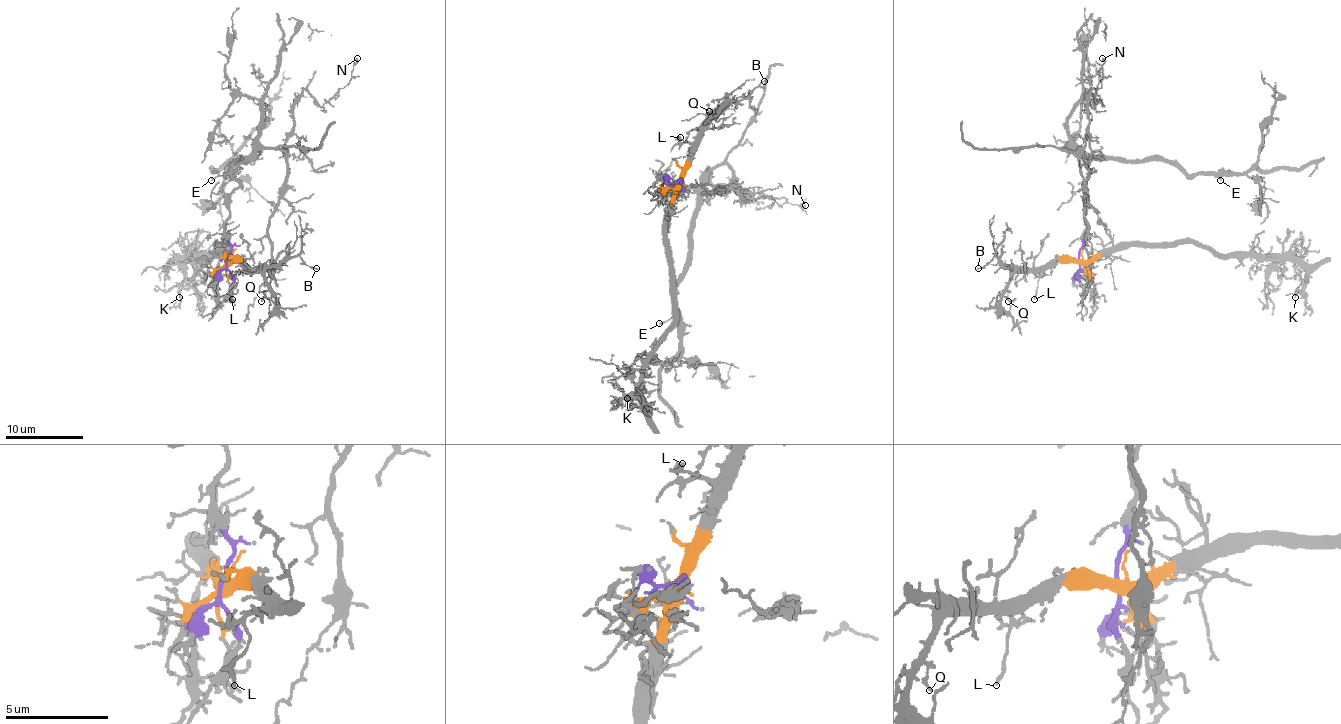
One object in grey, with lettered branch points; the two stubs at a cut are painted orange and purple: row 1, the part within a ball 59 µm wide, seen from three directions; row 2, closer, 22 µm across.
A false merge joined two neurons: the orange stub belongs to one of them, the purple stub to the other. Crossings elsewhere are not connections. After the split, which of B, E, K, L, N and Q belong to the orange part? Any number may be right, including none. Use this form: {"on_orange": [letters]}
{"on_orange": ["B", "K", "L", "Q"]}

